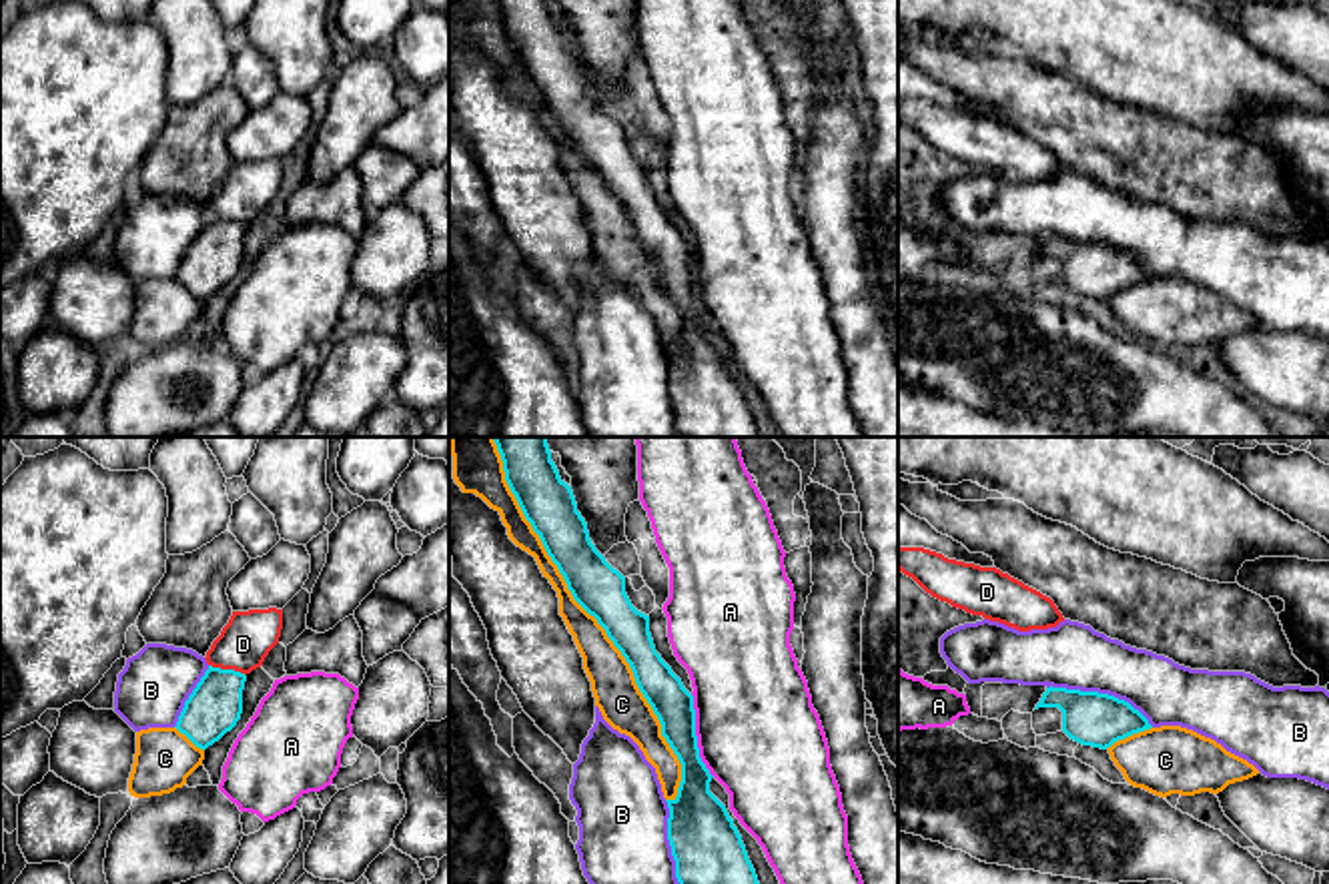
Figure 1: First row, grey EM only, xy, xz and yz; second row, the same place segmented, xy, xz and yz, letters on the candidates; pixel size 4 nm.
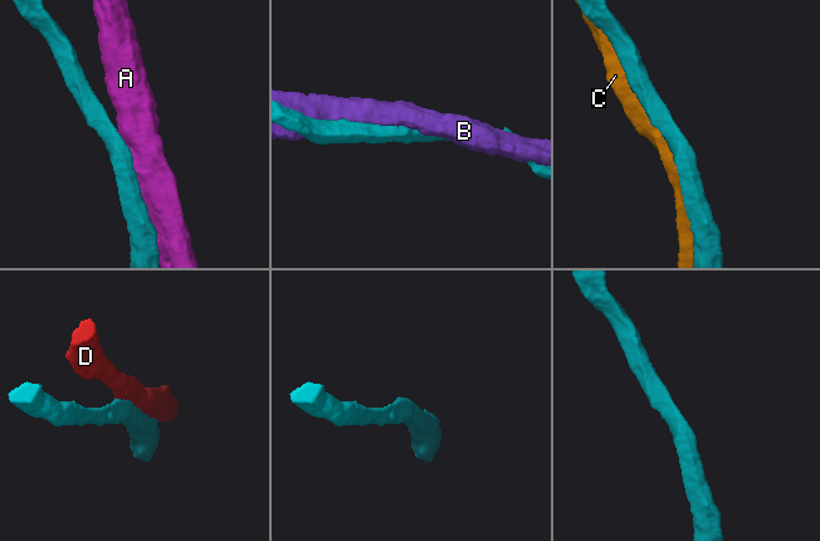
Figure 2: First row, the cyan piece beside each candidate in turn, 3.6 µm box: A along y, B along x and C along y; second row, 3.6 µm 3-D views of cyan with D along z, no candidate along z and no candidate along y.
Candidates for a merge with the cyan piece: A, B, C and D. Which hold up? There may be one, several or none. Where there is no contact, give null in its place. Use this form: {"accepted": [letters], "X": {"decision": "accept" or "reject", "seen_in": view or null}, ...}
{"accepted": [], "A": {"decision": "reject", "seen_in": "xz"}, "B": {"decision": "reject", "seen_in": "yz"}, "C": {"decision": "reject", "seen_in": "xz"}, "D": {"decision": "reject", "seen_in": "xy"}}

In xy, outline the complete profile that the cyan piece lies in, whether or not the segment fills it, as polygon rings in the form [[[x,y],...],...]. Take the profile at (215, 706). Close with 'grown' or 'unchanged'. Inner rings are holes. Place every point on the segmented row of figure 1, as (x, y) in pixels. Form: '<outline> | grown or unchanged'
[[[208,666],[178,716],[176,730],[206,750],[231,732],[243,714],[247,676]]] | unchanged

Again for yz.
[[[1050,686],[1034,710],[1038,708],[1058,708],[1062,712],[1062,732],[1082,746],[1100,750],[1153,728],[1129,702],[1098,692]]] | unchanged

